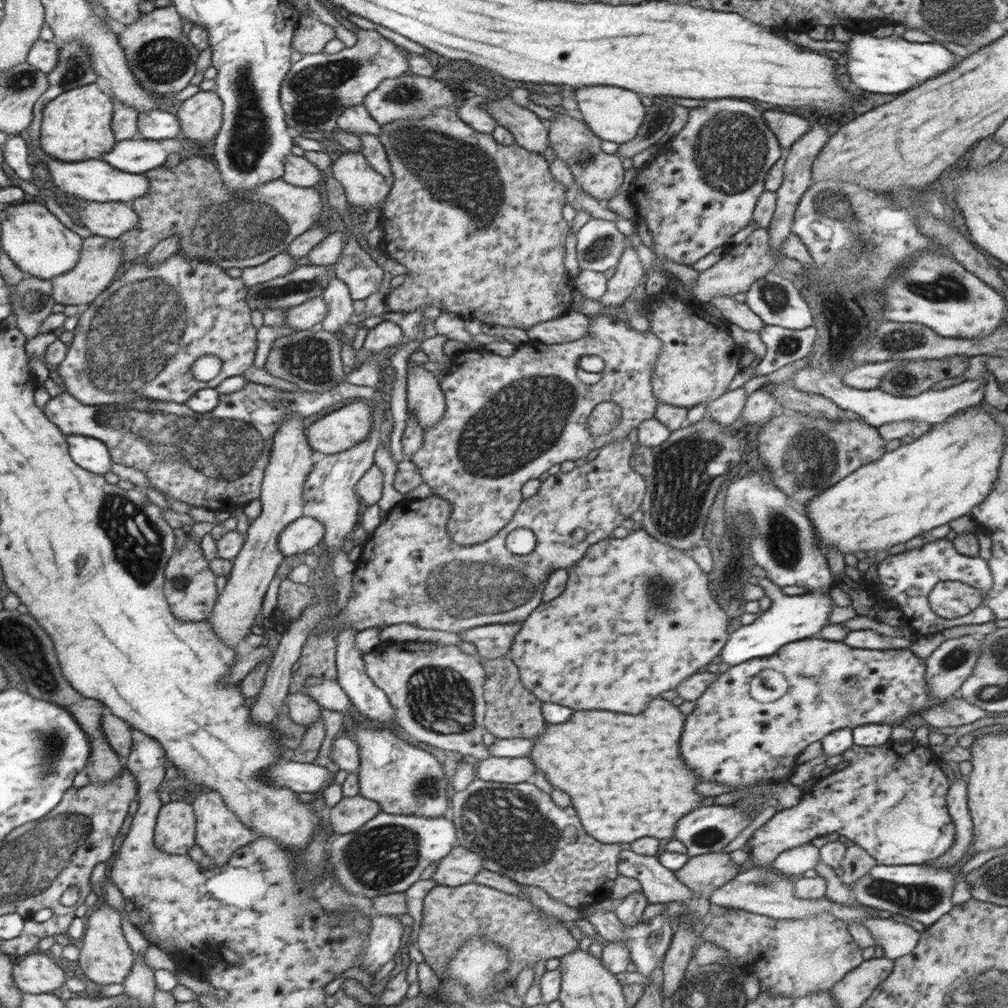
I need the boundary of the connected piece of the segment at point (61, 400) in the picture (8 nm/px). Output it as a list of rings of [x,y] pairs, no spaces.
[[[246,381],[244,388],[238,390],[238,392],[220,395],[218,405],[210,412],[194,412],[186,403],[178,404],[176,402],[162,402],[162,400],[136,400],[134,404],[98,404],[98,406],[92,406],[92,404],[82,404],[79,400],[76,400],[74,396],[71,396],[68,393],[61,393],[58,394],[58,396],[54,396],[54,398],[50,398],[44,406],[44,412],[47,414],[48,420],[53,421],[60,429],[63,429],[63,431],[69,435],[88,436],[101,440],[108,447],[110,458],[113,463],[125,464],[126,466],[132,466],[132,468],[143,471],[144,476],[148,478],[150,484],[152,484],[154,488],[158,488],[160,492],[164,492],[168,498],[174,498],[174,500],[178,500],[178,502],[186,502],[186,504],[189,504],[191,507],[204,506],[214,511],[228,511],[230,513],[240,506],[245,506],[255,498],[259,498],[263,486],[264,470],[268,467],[268,460],[271,460],[274,434],[276,434],[276,430],[278,430],[286,420],[292,418],[292,414],[300,414],[300,416],[304,417],[312,416],[312,414],[320,412],[327,406],[332,406],[332,404],[336,404],[336,402],[348,398],[374,400],[375,392],[375,388],[355,386],[355,384],[348,383],[347,381],[340,383],[339,386],[336,386],[327,392],[298,392],[298,390],[296,390],[296,392],[286,392],[286,390],[281,391],[275,387],[265,386],[264,384],[256,383],[254,381]]]

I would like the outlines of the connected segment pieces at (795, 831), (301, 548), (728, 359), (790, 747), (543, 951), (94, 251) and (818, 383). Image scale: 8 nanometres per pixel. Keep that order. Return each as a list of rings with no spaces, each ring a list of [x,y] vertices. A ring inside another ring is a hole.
[[[888,740],[875,747],[853,744],[839,758],[850,762],[848,766],[834,771],[801,795],[798,805],[778,811],[748,839],[744,849],[750,852],[748,865],[770,867],[784,850],[808,844],[814,838],[838,832],[842,839],[850,839],[864,848],[877,865],[925,865],[946,853],[956,839],[955,824],[947,808],[947,794],[950,782],[940,769],[939,759],[930,746],[921,746],[913,741]]]
[[[304,516],[297,518],[282,530],[278,537],[278,550],[283,556],[304,554],[325,536],[325,526],[319,520]]]
[[[678,293],[650,297],[644,308],[652,310],[648,316],[649,331],[662,342],[662,352],[657,356],[651,378],[653,396],[660,403],[691,409],[698,404],[708,404],[726,394],[726,389],[734,376],[743,370],[740,358],[745,352],[744,347],[739,345],[730,334],[729,322],[724,318],[708,314],[701,304]]]
[[[816,636],[816,637],[814,637],[814,638],[813,638],[813,637],[811,637],[811,638],[808,638],[808,639],[804,639],[804,640],[797,640],[797,641],[796,641],[796,642],[791,642],[791,643],[788,643],[788,644],[785,644],[785,646],[784,646],[784,647],[783,647],[783,648],[780,648],[780,649],[779,649],[779,652],[776,652],[776,655],[773,655],[773,656],[770,656],[770,657],[763,657],[763,658],[762,658],[762,659],[752,659],[752,660],[748,660],[748,661],[747,661],[747,662],[744,662],[744,663],[742,663],[742,664],[738,664],[738,665],[737,665],[737,666],[734,666],[734,667],[730,667],[730,668],[729,668],[729,670],[728,670],[728,671],[727,671],[727,672],[724,672],[724,674],[721,674],[721,675],[719,675],[719,677],[718,677],[718,679],[716,679],[716,682],[712,682],[712,684],[710,684],[710,686],[708,686],[708,687],[706,687],[706,690],[705,690],[705,691],[704,691],[704,692],[703,692],[703,693],[702,693],[702,695],[700,695],[700,696],[699,696],[699,697],[698,697],[698,699],[696,699],[696,700],[695,700],[695,701],[694,701],[694,702],[695,702],[695,705],[694,705],[694,710],[693,710],[693,711],[692,711],[692,712],[691,712],[691,713],[690,713],[690,716],[688,716],[688,715],[687,715],[687,717],[686,717],[686,726],[684,726],[684,732],[682,732],[682,738],[680,738],[680,752],[682,752],[682,758],[684,758],[684,764],[686,764],[686,766],[688,766],[688,770],[694,770],[694,772],[696,772],[696,774],[700,774],[700,778],[702,778],[702,782],[718,782],[718,784],[724,784],[724,786],[732,786],[732,788],[734,788],[734,791],[735,791],[735,792],[754,792],[754,789],[752,789],[752,788],[758,788],[758,786],[772,786],[772,787],[774,787],[774,786],[778,786],[778,784],[780,784],[780,781],[784,781],[784,780],[786,780],[786,781],[788,781],[788,780],[789,780],[789,778],[790,778],[790,777],[791,777],[791,773],[793,773],[793,772],[794,772],[794,770],[795,770],[795,768],[796,768],[796,767],[797,767],[797,765],[798,765],[798,764],[796,764],[796,760],[798,760],[798,756],[800,756],[800,752],[802,752],[802,750],[804,750],[804,748],[806,748],[806,746],[808,746],[808,745],[809,745],[809,744],[812,744],[812,743],[813,743],[813,742],[814,742],[814,741],[816,741],[816,742],[818,742],[818,741],[820,741],[820,742],[821,742],[821,741],[822,741],[822,740],[823,740],[823,739],[824,739],[824,736],[827,736],[827,735],[828,735],[828,734],[829,734],[829,733],[830,733],[830,732],[835,732],[835,731],[836,731],[836,730],[841,730],[841,729],[842,729],[842,728],[850,728],[850,729],[854,729],[854,728],[857,728],[857,727],[860,727],[860,726],[864,726],[864,725],[866,725],[866,724],[890,724],[890,725],[891,725],[891,726],[893,726],[893,724],[901,724],[901,725],[907,725],[907,720],[908,720],[908,719],[907,719],[907,716],[908,716],[908,715],[909,715],[909,714],[918,714],[918,712],[920,712],[920,710],[921,710],[921,709],[923,709],[923,708],[928,708],[928,707],[934,707],[934,705],[940,705],[940,703],[944,703],[944,701],[948,701],[948,700],[950,700],[950,698],[948,698],[948,699],[947,699],[947,700],[936,700],[936,698],[934,698],[934,696],[932,696],[932,692],[930,692],[930,694],[928,694],[928,686],[926,686],[926,673],[925,673],[925,660],[924,660],[924,659],[922,659],[922,658],[919,658],[919,657],[918,657],[918,656],[917,656],[917,655],[914,655],[914,654],[913,654],[913,653],[912,653],[912,652],[911,652],[911,651],[910,651],[910,650],[901,650],[901,649],[899,649],[899,650],[862,650],[862,649],[860,649],[860,648],[851,648],[851,647],[850,647],[850,646],[847,646],[847,645],[846,645],[846,643],[844,643],[844,641],[840,641],[840,642],[834,642],[834,641],[829,641],[829,640],[824,640],[824,639],[819,639],[819,638],[818,638],[818,637],[817,637],[817,636]]]
[[[474,881],[457,887],[436,885],[425,896],[423,923],[416,944],[424,962],[442,978],[450,958],[454,952],[460,952],[460,946],[464,946],[470,936],[486,936],[494,944],[506,948],[506,970],[510,972],[506,984],[513,984],[524,968],[534,968],[540,960],[560,958],[578,947],[579,941],[564,926],[563,921],[552,921],[546,915],[540,915],[529,900]]]
[[[88,235],[83,238],[83,251],[79,263],[63,275],[51,280],[52,298],[58,304],[91,304],[102,290],[107,290],[108,284],[116,276],[120,268],[120,258],[123,258],[123,245],[118,239],[109,239],[105,236]]]
[[[812,366],[798,370],[798,373],[791,380],[797,390],[824,396],[833,408],[840,407],[846,411],[851,411],[876,428],[882,424],[900,420],[926,421],[934,426],[963,408],[982,403],[983,392],[985,392],[987,385],[987,380],[981,377],[965,380],[945,390],[934,391],[930,389],[919,396],[898,397],[887,394],[879,388],[873,390],[852,389],[842,382],[841,371],[823,372],[820,368]]]

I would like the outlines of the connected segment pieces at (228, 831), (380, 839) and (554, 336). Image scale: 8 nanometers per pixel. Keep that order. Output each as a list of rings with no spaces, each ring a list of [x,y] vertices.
[[[204,790],[196,796],[192,804],[195,805],[196,816],[198,817],[196,840],[198,840],[204,855],[212,858],[212,864],[215,864],[214,868],[223,866],[228,859],[232,858],[232,855],[236,854],[236,851],[240,850],[240,847],[248,846],[248,843],[252,843],[259,837],[256,831],[244,826],[232,808],[228,808],[227,804],[224,803],[224,798],[218,791]]]
[[[380,811],[372,820],[348,834],[335,835],[328,851],[334,878],[352,895],[376,898],[405,892],[420,880],[426,867],[440,862],[457,843],[456,828],[446,818],[394,816]]]
[[[571,309],[562,317],[535,324],[526,333],[531,341],[550,345],[566,344],[584,338],[589,326],[590,323],[585,314]]]

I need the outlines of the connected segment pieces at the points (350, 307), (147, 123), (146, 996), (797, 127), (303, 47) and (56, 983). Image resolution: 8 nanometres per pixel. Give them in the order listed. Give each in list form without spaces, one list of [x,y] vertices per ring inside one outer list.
[[[335,276],[328,282],[321,297],[328,306],[328,315],[320,327],[331,333],[340,332],[340,328],[346,326],[354,314],[354,302],[348,287]]]
[[[150,110],[138,116],[138,135],[146,141],[174,139],[180,136],[179,120],[167,110]]]
[[[144,954],[135,955],[135,964],[131,968],[131,974],[122,982],[124,994],[130,998],[136,998],[142,1007],[155,1006],[154,994],[156,983],[154,981],[154,969],[145,962]]]
[[[766,110],[763,112],[763,118],[784,152],[789,150],[796,140],[806,135],[811,128],[811,124],[806,118],[796,116],[796,114]]]
[[[302,15],[292,38],[292,48],[304,55],[318,53],[336,38],[334,31],[334,27],[321,22],[316,15]]]
[[[32,952],[14,964],[13,979],[22,992],[28,994],[52,993],[64,984],[64,970],[54,964],[48,953]]]

